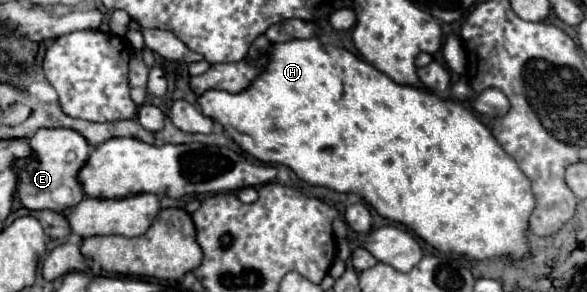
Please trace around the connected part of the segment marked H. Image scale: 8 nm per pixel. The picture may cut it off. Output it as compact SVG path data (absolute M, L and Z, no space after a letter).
M308 37L308 39L292 39L286 43L274 43L268 49L268 63L266 69L250 83L246 89L240 93L228 93L228 91L218 91L218 89L208 89L196 99L198 107L206 117L218 121L224 131L232 135L232 139L252 157L264 161L264 163L282 163L288 165L302 181L310 185L324 185L334 191L342 193L358 193L362 195L382 217L398 221L406 227L410 227L416 235L420 235L426 243L436 247L438 251L444 253L460 253L468 255L472 259L490 259L490 257L500 257L500 255L510 255L514 259L526 257L528 255L528 239L526 239L526 229L528 229L528 217L534 209L534 193L530 187L528 177L520 171L518 163L498 145L486 123L476 117L472 111L468 113L466 107L456 101L456 99L440 99L438 95L430 91L422 91L420 87L414 85L398 85L394 83L388 75L378 71L374 65L368 61L356 57L348 49L332 47L320 43L318 37Z

